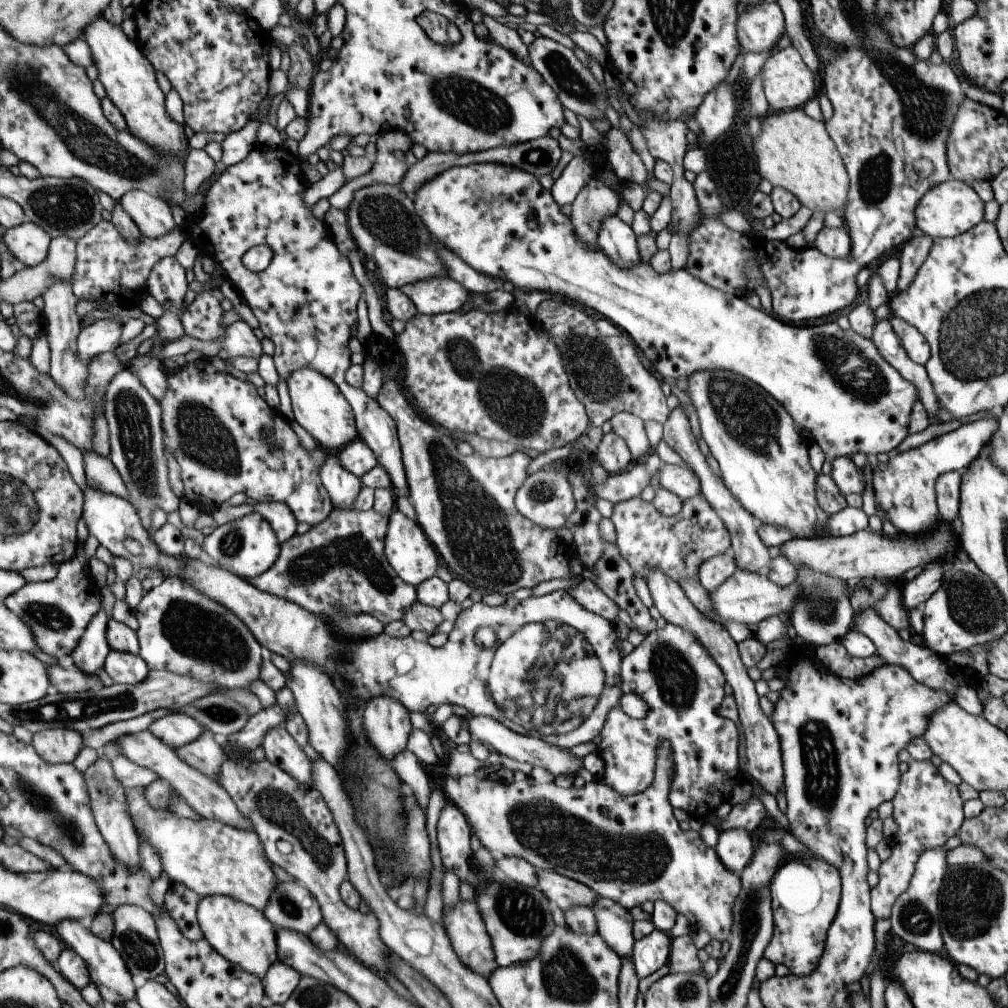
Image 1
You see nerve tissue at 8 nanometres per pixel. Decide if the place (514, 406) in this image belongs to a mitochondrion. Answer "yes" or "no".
yes

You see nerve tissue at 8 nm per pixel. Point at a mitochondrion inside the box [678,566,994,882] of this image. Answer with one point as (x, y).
(818, 755)

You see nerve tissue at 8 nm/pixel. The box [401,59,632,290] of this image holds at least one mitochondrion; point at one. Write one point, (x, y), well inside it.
(472, 104)

